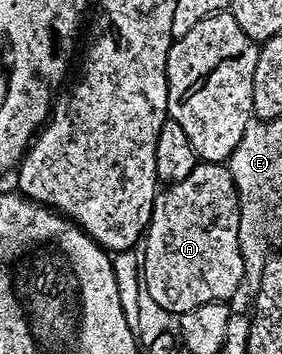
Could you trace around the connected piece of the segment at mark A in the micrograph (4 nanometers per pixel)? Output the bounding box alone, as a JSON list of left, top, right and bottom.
[143,162,247,317]

